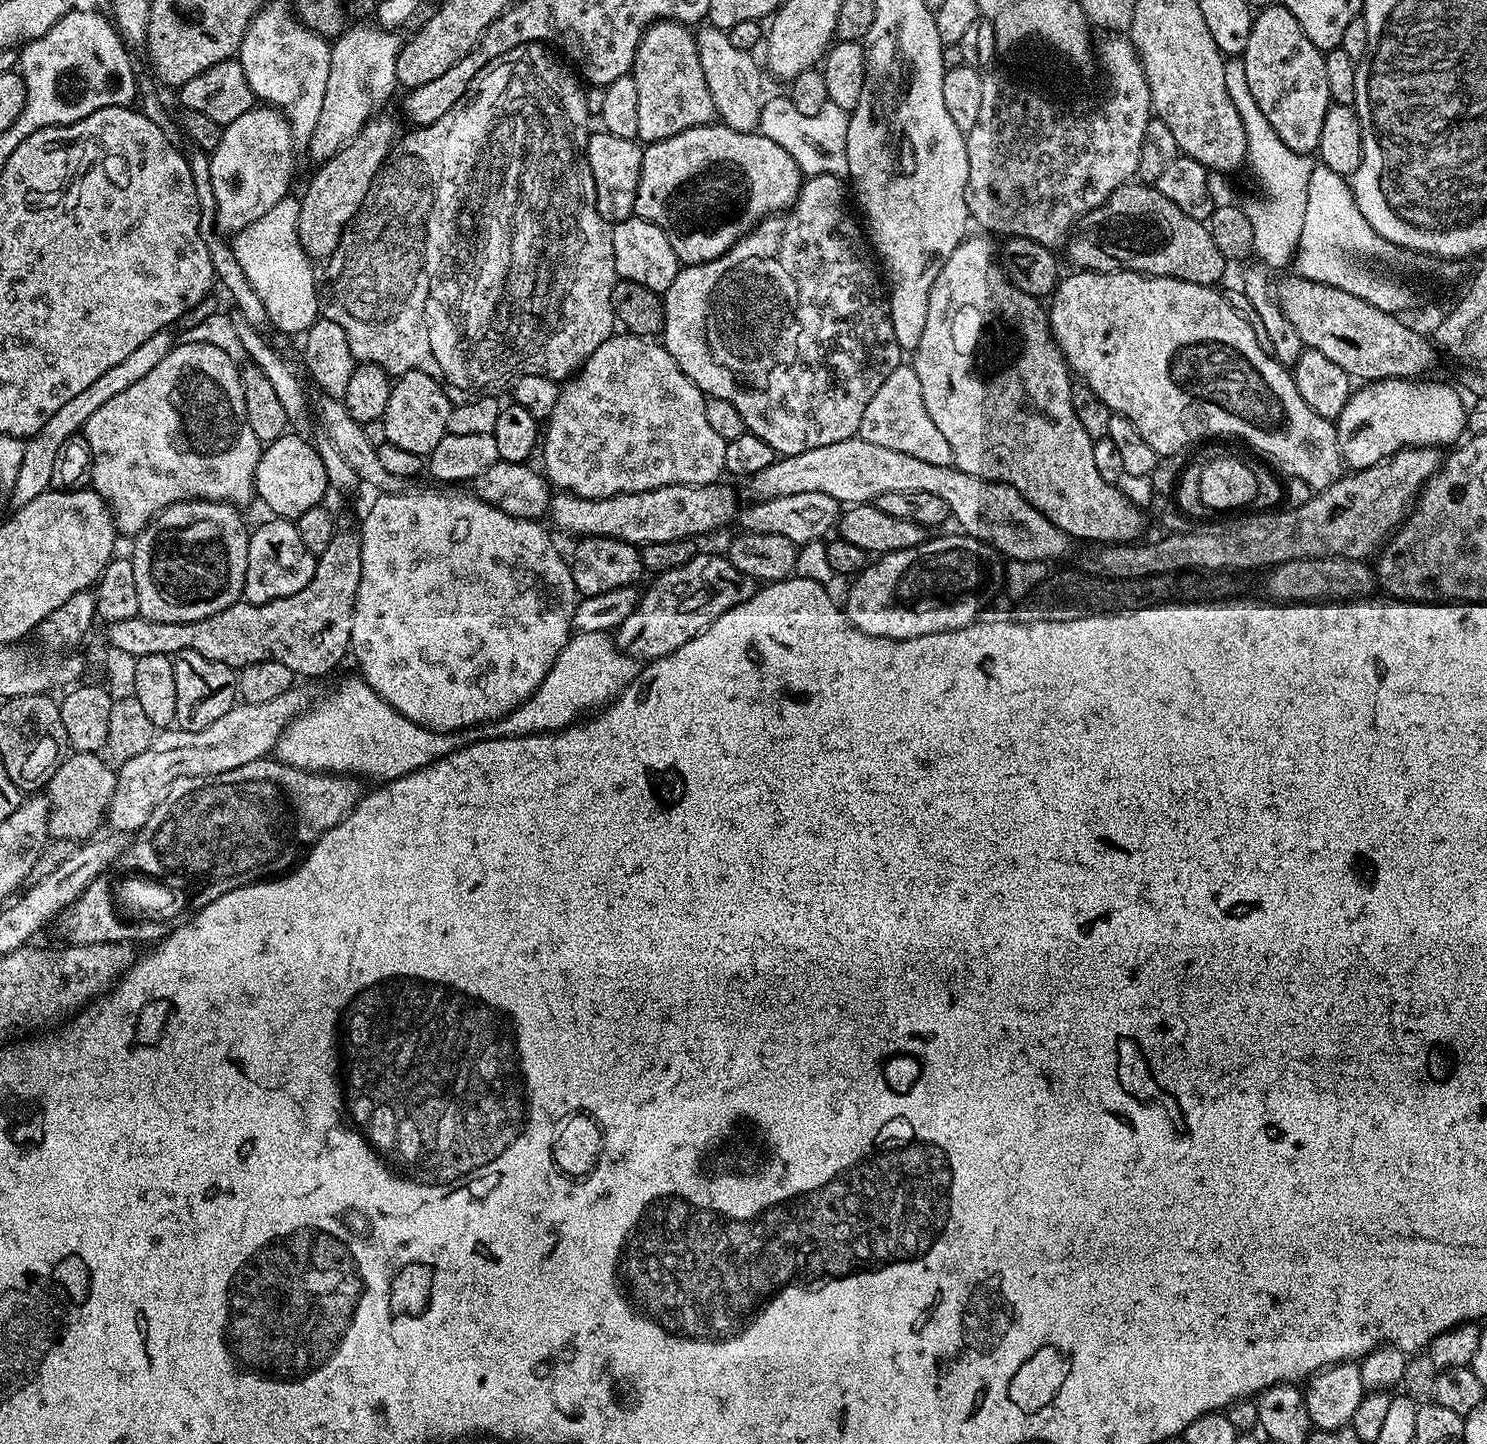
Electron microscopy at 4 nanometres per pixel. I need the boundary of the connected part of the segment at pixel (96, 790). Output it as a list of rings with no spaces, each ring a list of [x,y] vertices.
[[[72,752],[65,756],[46,785],[49,837],[77,842],[93,839],[101,831],[100,824],[102,828],[116,793],[116,774],[117,769],[110,767],[103,755],[95,752]]]

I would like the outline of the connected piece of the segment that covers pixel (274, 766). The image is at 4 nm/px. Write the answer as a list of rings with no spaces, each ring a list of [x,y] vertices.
[[[265,758],[246,762],[246,766],[238,766],[234,770],[226,770],[217,776],[191,776],[190,778],[178,778],[169,786],[168,793],[158,802],[154,814],[139,832],[131,837],[130,843],[125,847],[122,853],[123,863],[132,863],[139,869],[147,869],[149,874],[163,874],[171,872],[175,877],[180,875],[193,875],[195,879],[205,881],[210,884],[214,893],[221,896],[235,888],[245,888],[247,884],[254,884],[271,877],[273,874],[283,873],[291,869],[297,863],[298,857],[305,850],[312,847],[320,836],[326,836],[328,831],[338,822],[342,822],[344,817],[356,807],[356,803],[361,800],[362,790],[360,790],[361,781],[351,776],[341,776],[339,774],[329,774],[327,772],[304,772],[301,768],[295,768],[289,764],[284,764],[281,760],[275,758]]]

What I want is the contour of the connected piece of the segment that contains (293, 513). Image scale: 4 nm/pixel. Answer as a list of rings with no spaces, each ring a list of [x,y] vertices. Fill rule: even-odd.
[[[285,434],[279,436],[273,444],[267,445],[260,453],[258,470],[256,471],[256,496],[266,507],[271,515],[276,518],[295,521],[306,510],[317,507],[324,495],[330,492],[326,476],[326,467],[323,466],[322,458],[316,452],[314,444],[300,434]]]

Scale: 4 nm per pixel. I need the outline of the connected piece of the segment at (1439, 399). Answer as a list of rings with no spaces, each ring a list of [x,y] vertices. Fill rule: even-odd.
[[[1412,378],[1375,380],[1353,391],[1335,421],[1340,456],[1349,469],[1369,468],[1403,448],[1444,448],[1463,437],[1467,427],[1466,404],[1452,387],[1426,381]]]

